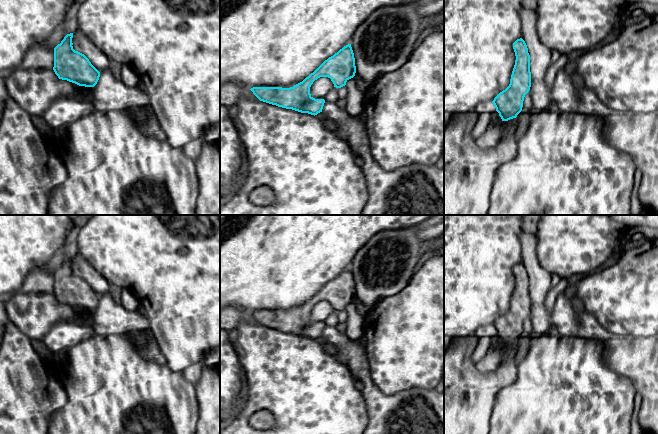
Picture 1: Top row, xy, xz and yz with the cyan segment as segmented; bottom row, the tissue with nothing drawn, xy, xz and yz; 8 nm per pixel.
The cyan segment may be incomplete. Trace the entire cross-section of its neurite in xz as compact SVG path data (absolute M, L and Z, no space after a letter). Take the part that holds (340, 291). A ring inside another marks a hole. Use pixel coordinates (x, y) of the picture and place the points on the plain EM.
M348 268L293 311L253 311L250 314L260 325L315 340L322 336L325 324L311 320L310 311L313 306L320 301L328 301L334 311L341 312L355 297L354 277L351 268Z

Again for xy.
M73 257L67 258L54 272L53 294L59 303L67 304L79 310L94 311L100 296L82 277L73 273Z

